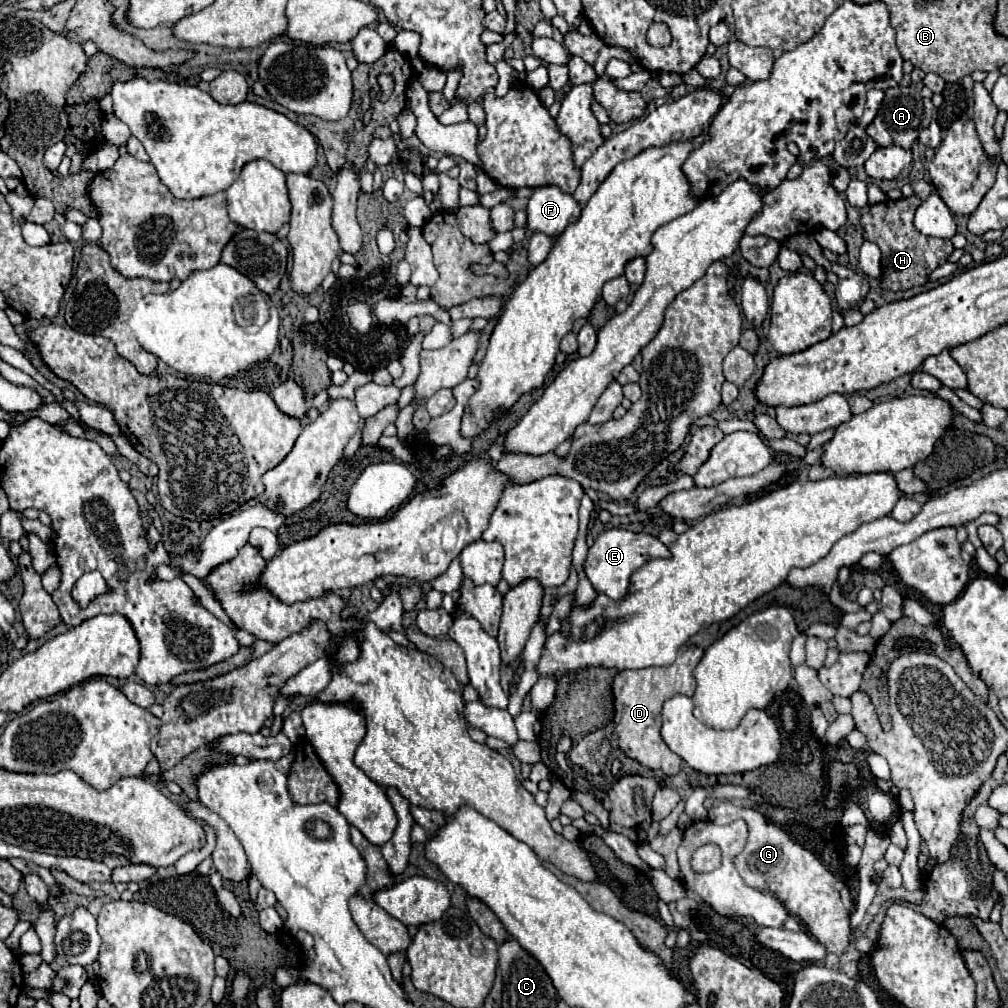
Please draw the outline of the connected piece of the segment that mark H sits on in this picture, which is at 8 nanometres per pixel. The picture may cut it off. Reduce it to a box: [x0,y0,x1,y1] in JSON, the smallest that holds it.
[862,194,954,292]

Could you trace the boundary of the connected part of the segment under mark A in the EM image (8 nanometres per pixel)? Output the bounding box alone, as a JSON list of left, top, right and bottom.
[866,86,928,150]

